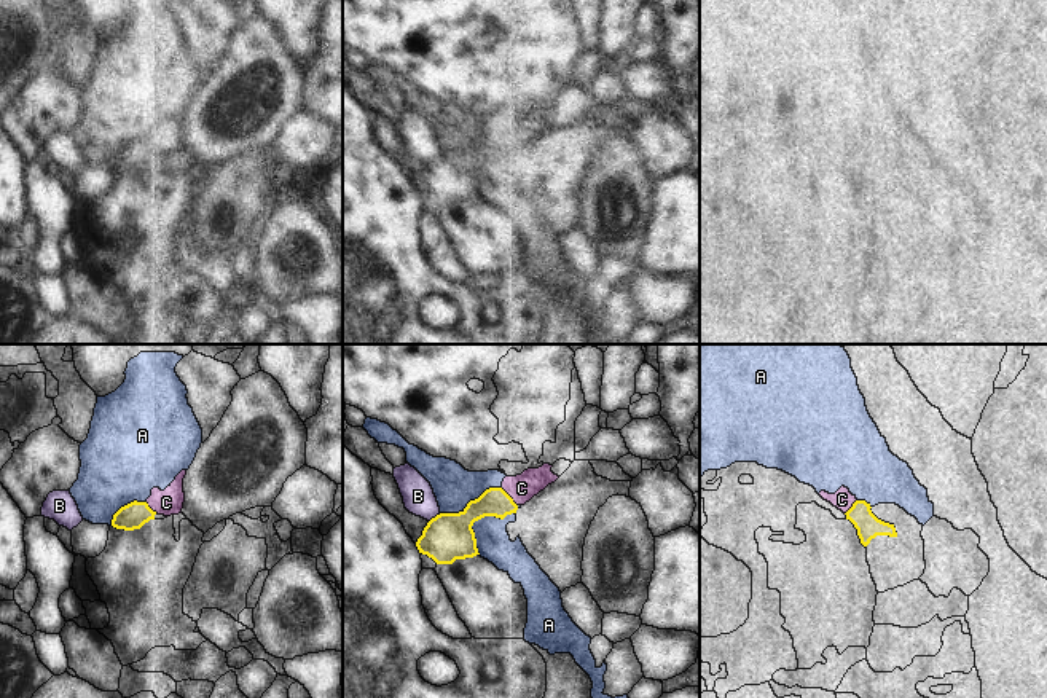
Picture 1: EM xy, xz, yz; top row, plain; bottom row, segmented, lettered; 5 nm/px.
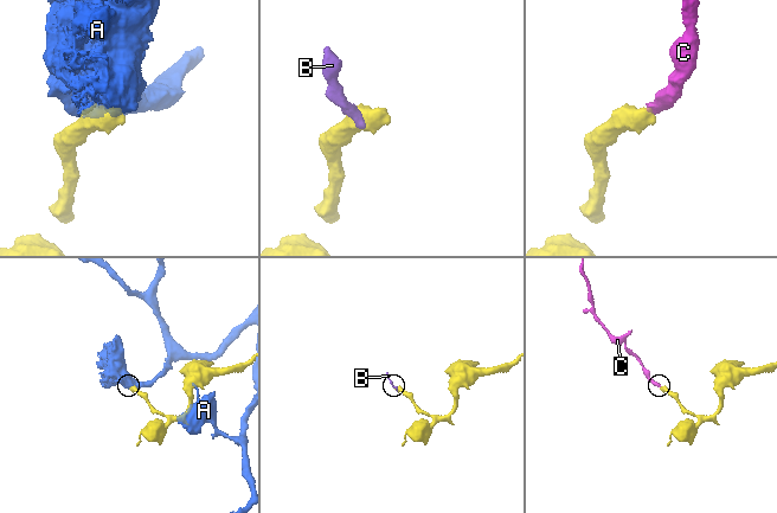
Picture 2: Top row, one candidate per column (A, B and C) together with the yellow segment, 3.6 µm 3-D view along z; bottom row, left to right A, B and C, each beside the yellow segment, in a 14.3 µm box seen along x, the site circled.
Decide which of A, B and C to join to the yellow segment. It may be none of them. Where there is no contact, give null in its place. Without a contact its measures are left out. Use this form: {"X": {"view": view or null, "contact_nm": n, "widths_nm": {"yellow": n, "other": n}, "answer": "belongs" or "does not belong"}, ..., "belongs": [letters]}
{"A": {"view": "xz", "contact_nm": 280, "widths_nm": {"yellow": 240, "other": 170}, "answer": "does not belong"}, "B": {"view": "xz", "contact_nm": 80, "widths_nm": {"yellow": 240, "other": 160}, "answer": "does not belong"}, "C": {"view": "xz", "contact_nm": 130, "widths_nm": {"yellow": 140, "other": 140}, "answer": "belongs"}, "belongs": ["C"]}

